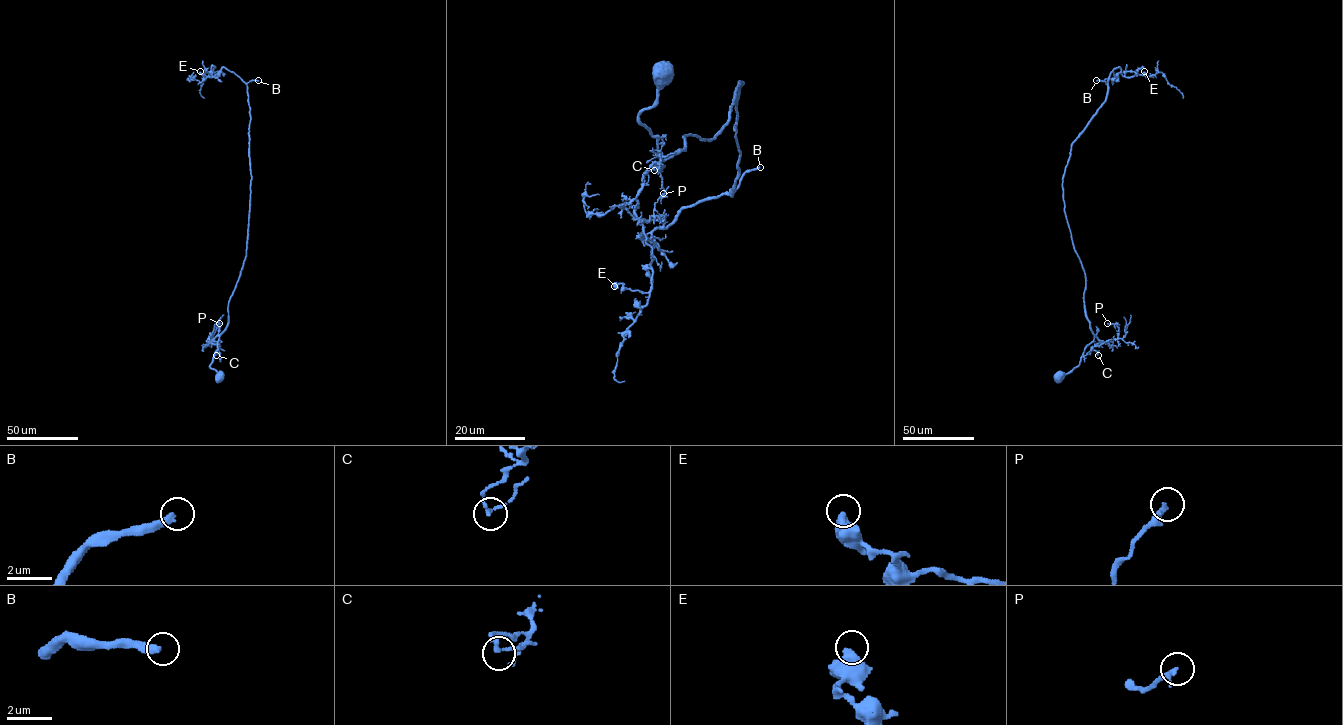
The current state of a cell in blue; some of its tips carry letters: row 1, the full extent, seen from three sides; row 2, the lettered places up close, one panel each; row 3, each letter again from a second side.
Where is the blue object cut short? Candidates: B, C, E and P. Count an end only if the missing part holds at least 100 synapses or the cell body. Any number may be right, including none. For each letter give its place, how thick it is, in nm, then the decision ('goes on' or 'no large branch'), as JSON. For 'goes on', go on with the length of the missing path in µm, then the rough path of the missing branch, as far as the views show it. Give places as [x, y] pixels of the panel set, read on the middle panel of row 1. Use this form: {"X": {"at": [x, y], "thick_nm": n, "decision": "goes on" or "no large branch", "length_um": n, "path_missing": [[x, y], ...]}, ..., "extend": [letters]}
{"B": {"at": [760, 167], "thick_nm": 340, "decision": "goes on", "length_um": 80, "path_missing": [[760, 167], [778, 158], [810, 201], [829, 213], [832, 269], [856, 306], [856, 320], [879, 335]]}, "C": {"at": [654, 170], "thick_nm": 140, "decision": "no large branch"}, "E": {"at": [614, 286], "thick_nm": 600, "decision": "no large branch"}, "P": {"at": [663, 193], "thick_nm": 280, "decision": "no large branch"}, "extend": ["B"]}

